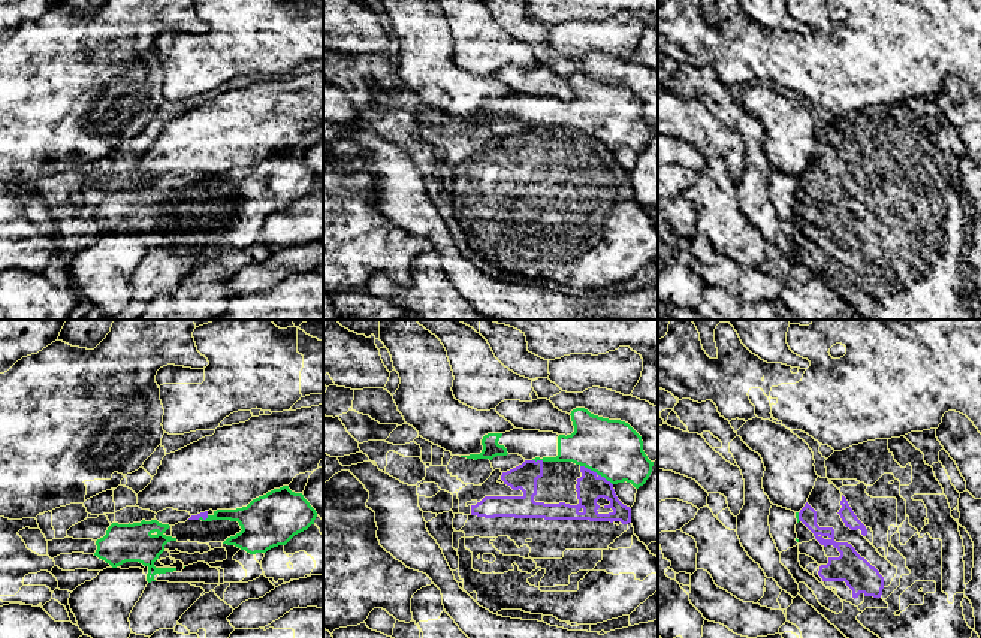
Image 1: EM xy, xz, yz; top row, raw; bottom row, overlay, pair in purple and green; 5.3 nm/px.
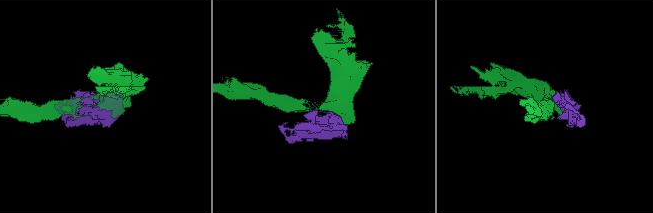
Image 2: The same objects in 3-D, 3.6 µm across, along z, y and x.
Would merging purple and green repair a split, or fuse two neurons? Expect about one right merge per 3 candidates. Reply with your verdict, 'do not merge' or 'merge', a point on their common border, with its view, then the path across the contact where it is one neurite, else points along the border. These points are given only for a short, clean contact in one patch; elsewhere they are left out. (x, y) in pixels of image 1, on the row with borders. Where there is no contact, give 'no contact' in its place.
do not merge; meets purple in xz at (595, 472); border along xz (580, 465), (603, 475), (612, 484)

